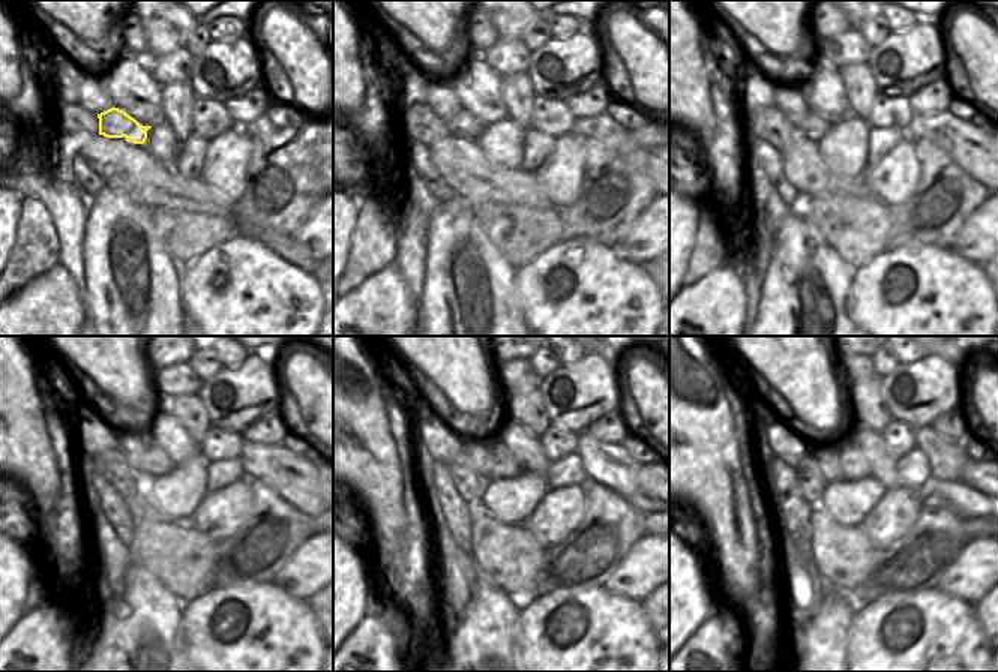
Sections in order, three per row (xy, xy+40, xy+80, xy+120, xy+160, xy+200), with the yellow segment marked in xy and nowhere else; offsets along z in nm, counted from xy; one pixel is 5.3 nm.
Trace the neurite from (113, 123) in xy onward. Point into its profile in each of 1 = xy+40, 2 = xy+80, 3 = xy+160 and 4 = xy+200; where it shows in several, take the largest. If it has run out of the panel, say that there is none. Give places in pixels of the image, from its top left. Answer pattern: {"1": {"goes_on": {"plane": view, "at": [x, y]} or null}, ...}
{"1": {"goes_on": {"plane": "xy+40", "at": [462, 125]}}, "2": {"goes_on": {"plane": "xy+80", "at": [812, 126]}}, "3": {"goes_on": {"plane": "xy+160", "at": [508, 465]}}, "4": {"goes_on": {"plane": "xy+200", "at": [854, 467]}}}

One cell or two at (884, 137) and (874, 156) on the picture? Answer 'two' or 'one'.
one

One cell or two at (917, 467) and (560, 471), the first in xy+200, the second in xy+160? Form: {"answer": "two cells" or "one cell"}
{"answer": "one cell"}

